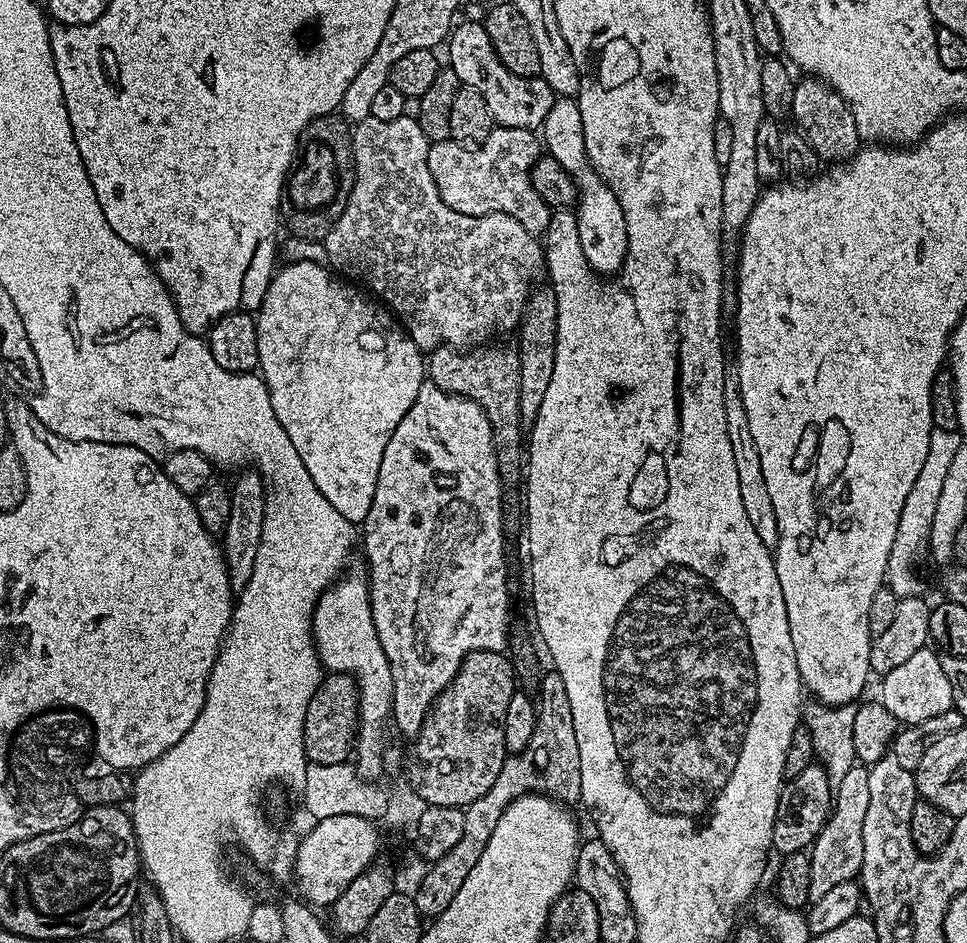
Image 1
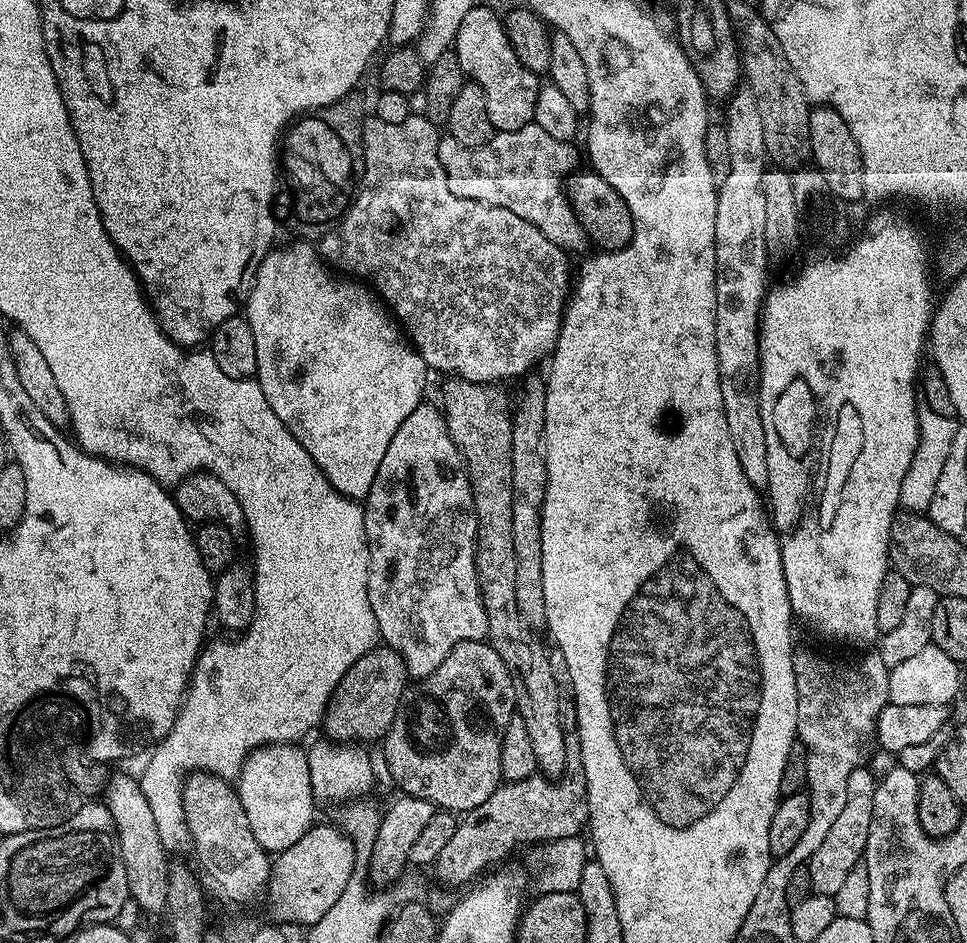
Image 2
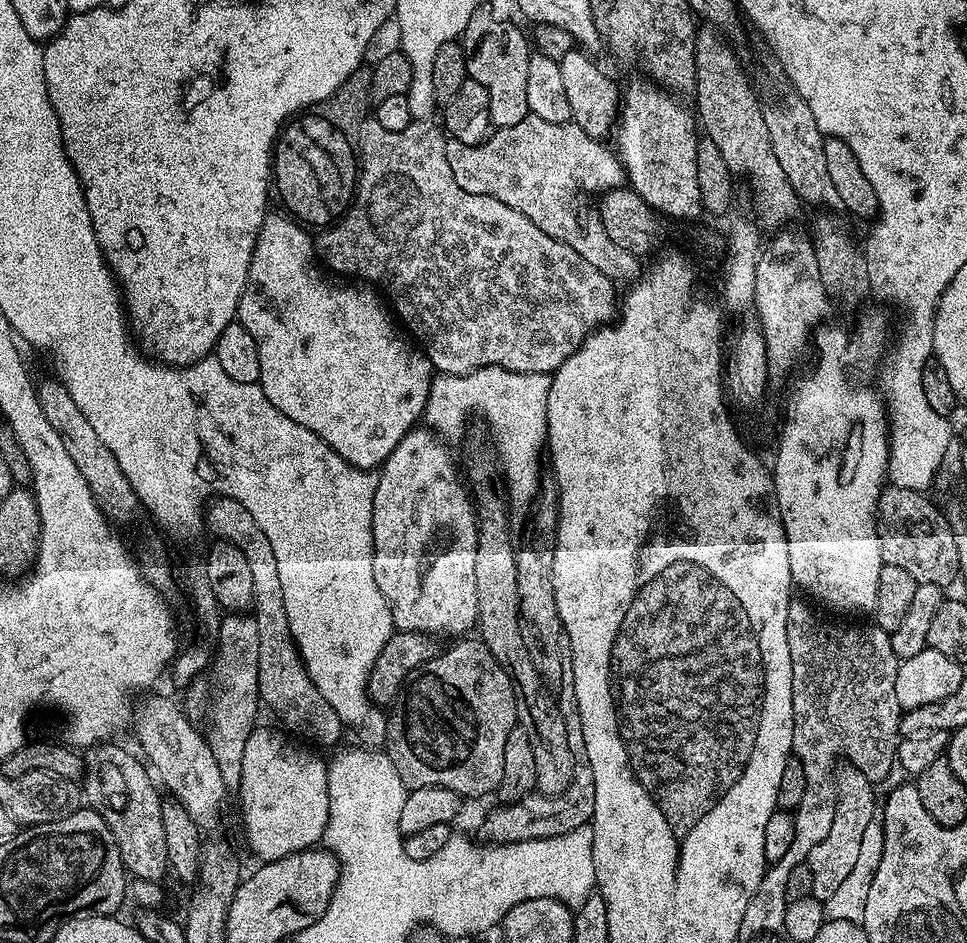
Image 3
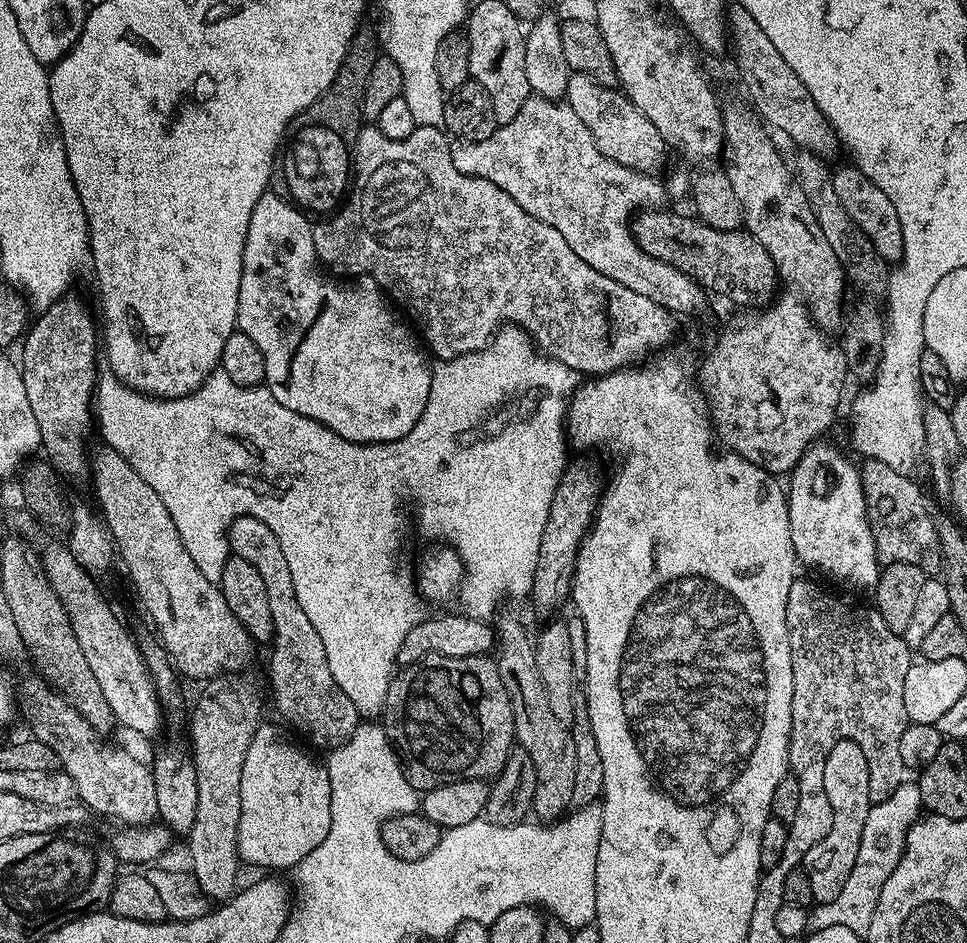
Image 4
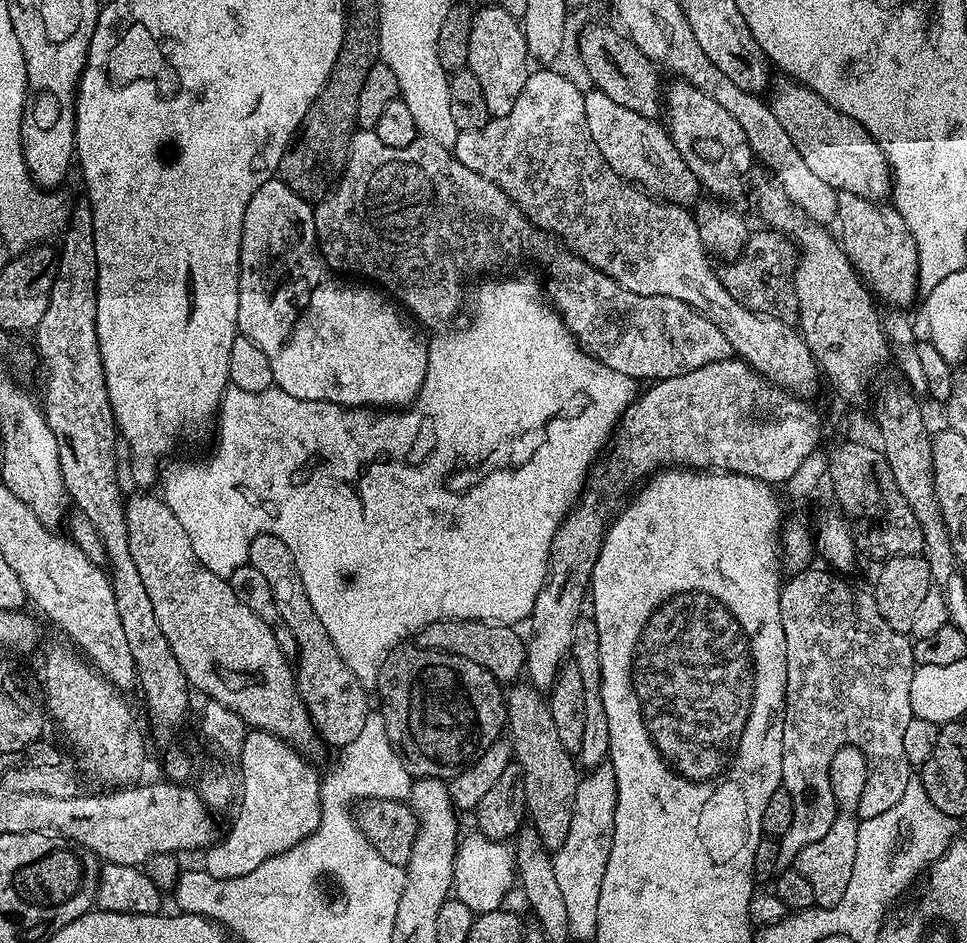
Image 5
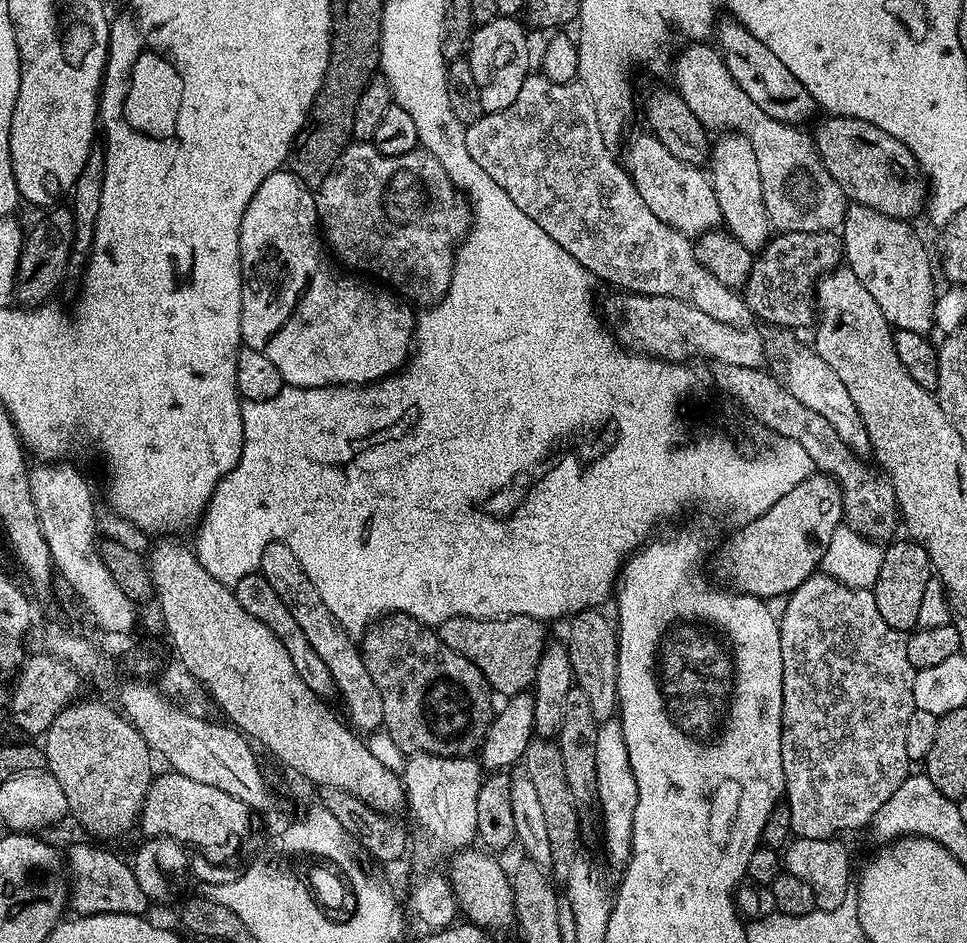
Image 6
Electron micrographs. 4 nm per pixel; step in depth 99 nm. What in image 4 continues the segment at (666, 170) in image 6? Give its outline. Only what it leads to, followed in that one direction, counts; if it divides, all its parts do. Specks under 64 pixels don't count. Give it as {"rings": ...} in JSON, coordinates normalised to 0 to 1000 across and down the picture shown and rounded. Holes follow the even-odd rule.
{"rings":[[[593,76],[587,84],[585,108],[594,117],[594,121],[602,125],[606,138],[610,138],[610,146],[614,146],[614,155],[623,163],[627,163],[627,168],[643,176],[651,176],[651,180],[681,183],[681,178],[687,174],[689,151],[676,129],[672,129],[672,125],[668,125],[668,121],[664,121],[664,117],[660,117],[660,112],[656,112],[656,108],[644,97],[626,91],[604,76]]]}

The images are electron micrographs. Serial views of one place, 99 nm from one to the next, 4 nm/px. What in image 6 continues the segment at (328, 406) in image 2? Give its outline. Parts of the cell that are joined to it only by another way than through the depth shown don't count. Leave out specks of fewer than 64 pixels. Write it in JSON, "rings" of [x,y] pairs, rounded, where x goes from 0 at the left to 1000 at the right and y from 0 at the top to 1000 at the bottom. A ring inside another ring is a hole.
{"rings":[[[291,180],[284,182],[283,185],[279,185],[279,189],[275,189],[275,193],[271,193],[271,197],[267,197],[267,201],[263,201],[263,210],[259,210],[259,218],[254,218],[254,227],[250,231],[250,240],[248,241],[248,294],[251,295],[250,299],[250,333],[248,334],[248,358],[249,362],[255,368],[262,369],[263,371],[267,371],[271,375],[275,375],[275,380],[279,380],[279,384],[283,384],[283,389],[286,390],[287,397],[292,397],[292,401],[294,402],[295,408],[304,410],[304,411],[336,411],[337,409],[341,409],[342,407],[386,407],[388,403],[396,403],[398,399],[406,398],[415,391],[417,391],[418,387],[422,385],[424,381],[424,374],[428,369],[428,357],[430,355],[430,337],[431,332],[428,330],[427,323],[425,321],[419,320],[411,311],[402,308],[397,303],[390,303],[388,300],[385,301],[375,301],[372,296],[367,292],[361,291],[359,287],[353,286],[345,279],[344,273],[340,270],[337,266],[336,256],[333,253],[333,247],[329,241],[329,234],[327,232],[327,210],[326,207],[321,203],[320,196],[311,193],[303,182],[299,182],[297,180]]]}

